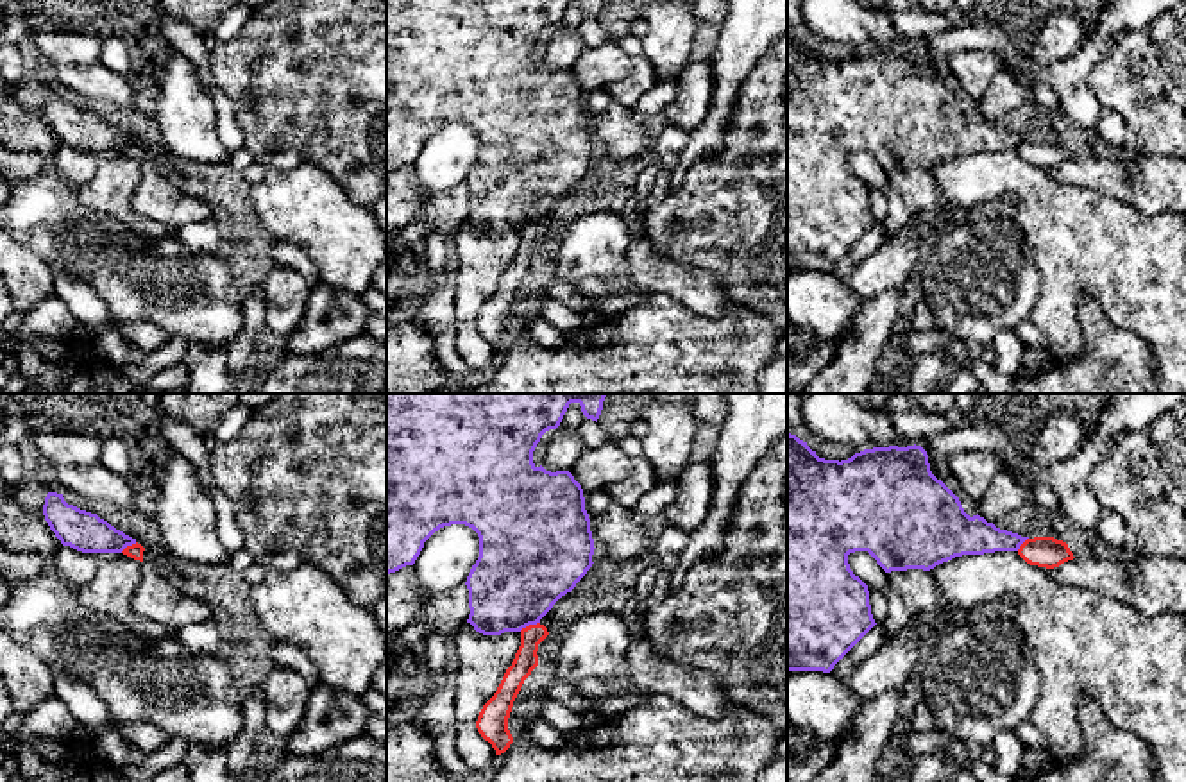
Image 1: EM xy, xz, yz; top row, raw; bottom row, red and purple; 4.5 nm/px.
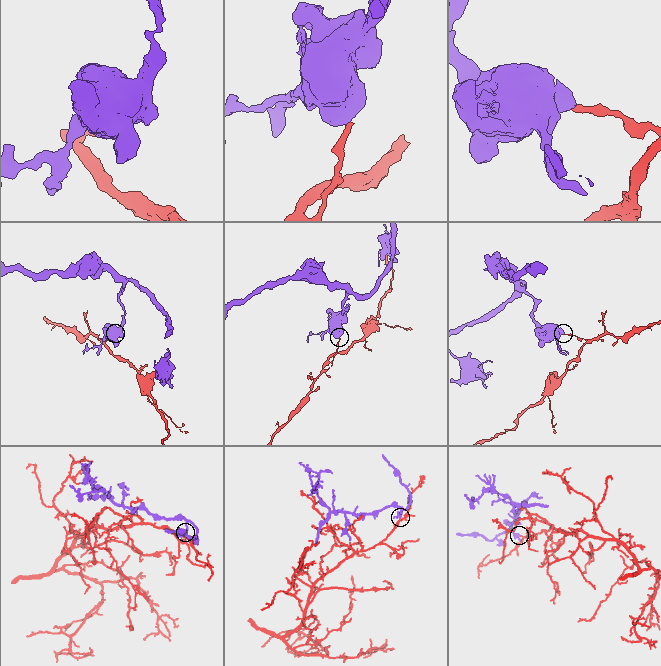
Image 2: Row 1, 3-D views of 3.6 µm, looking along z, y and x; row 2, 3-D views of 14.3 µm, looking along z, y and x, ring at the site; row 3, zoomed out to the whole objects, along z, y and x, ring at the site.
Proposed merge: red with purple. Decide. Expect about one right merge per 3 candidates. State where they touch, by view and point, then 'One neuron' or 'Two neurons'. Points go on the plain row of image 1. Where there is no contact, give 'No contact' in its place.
Touches red at xz (528, 226). Two neurons

